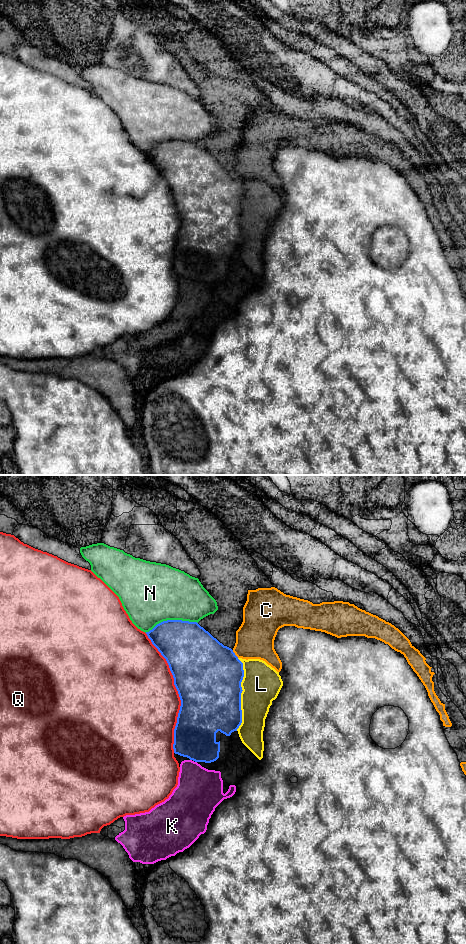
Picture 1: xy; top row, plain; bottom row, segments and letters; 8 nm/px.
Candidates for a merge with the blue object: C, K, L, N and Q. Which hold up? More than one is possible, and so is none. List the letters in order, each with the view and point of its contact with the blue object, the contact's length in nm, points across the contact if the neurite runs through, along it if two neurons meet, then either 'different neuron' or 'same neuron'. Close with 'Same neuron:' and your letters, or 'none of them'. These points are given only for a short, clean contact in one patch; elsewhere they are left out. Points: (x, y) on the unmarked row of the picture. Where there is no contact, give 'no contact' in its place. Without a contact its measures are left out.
C: contact xy (234, 174); length 80 nm; different neuron
K: no contact; different neuron
L: contact xy (240, 214); length 600 nm; different neuron
N: contact xy (171, 140); length 440 nm; different neuron
Q: contact xy (178, 213); length 1000 nm; different neuron
Same neuron: none of them

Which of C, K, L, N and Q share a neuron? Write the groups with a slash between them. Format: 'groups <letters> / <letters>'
groups C / K L / N / Q

